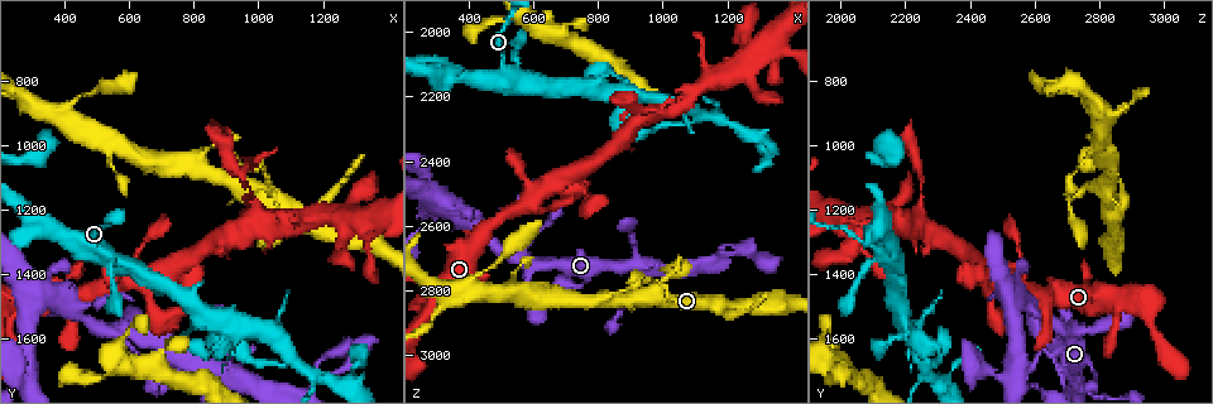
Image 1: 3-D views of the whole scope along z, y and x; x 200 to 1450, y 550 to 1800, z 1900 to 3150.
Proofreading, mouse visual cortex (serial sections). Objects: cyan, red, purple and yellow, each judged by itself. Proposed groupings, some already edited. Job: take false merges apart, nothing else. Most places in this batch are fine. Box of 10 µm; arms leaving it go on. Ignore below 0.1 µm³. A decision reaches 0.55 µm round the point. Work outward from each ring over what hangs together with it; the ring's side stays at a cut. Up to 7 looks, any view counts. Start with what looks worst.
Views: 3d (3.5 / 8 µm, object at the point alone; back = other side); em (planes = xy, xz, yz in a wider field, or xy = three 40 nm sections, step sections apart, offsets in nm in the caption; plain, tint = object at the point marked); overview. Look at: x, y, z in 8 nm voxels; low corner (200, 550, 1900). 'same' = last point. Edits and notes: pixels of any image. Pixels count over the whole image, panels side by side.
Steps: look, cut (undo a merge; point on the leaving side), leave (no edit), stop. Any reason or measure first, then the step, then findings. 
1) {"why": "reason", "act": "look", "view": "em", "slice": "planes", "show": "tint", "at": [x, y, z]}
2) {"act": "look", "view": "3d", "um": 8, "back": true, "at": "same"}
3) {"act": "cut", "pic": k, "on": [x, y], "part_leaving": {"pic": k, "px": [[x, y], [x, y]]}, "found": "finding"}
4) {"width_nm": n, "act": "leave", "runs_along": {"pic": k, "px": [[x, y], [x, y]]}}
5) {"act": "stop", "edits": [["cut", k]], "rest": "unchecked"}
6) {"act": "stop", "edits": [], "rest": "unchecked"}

{"why": "four-way junction", "act": "look", "view": "em", "slice": "xy", "step": 1, "show": "tint", "at": [400, 920, 2800]}

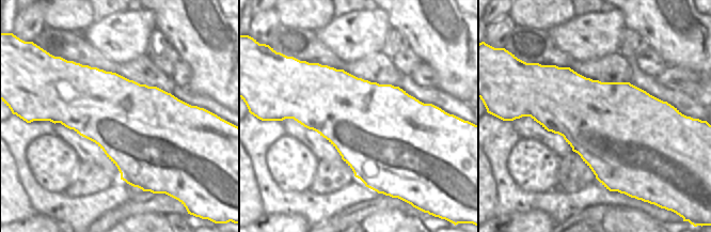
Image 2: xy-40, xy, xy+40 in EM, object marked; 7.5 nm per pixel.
{"why": "see where the arms go", "act": "look", "view": "3d", "um": 3.5, "at": "same"}

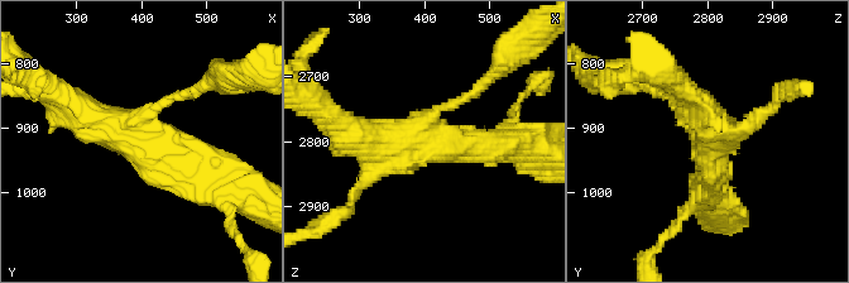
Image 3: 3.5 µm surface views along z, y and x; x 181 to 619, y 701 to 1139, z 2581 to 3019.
{"arm_widths_nm": [150, 250, 450, 450], "act": "leave", "runs_along": {"pic": 3, "px": [[219, 183], [76, 105]]}, "found": "all the same cell"}

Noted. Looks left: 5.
{"why": "small branch off a trunk", "act": "look", "view": "3d", "um": 3.5, "at": [290, 1710, 2530]}

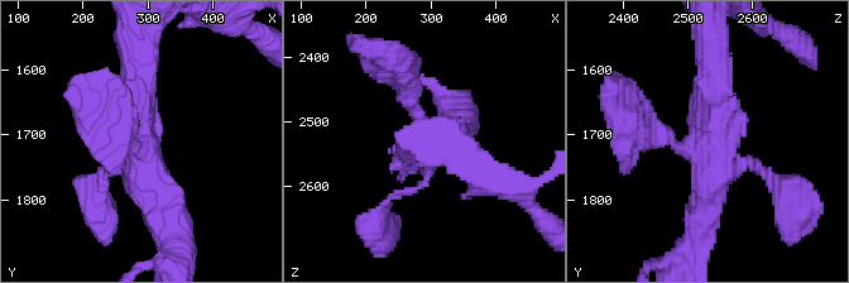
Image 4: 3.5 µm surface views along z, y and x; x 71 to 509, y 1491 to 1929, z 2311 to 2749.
{"arms": 4, "arm_widths_nm": [100, 250, 350, 400], "act": "look", "view": "em", "slice": "xy", "step": 1, "show": "tint", "at": [285, 1715, 2535]}

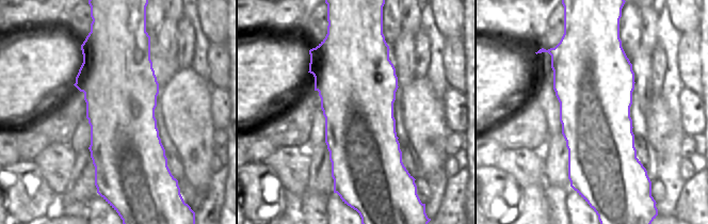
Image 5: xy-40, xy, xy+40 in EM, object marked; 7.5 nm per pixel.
{"act": "leave", "runs_along": {"pic": 4, "px": [[711, 56], [703, 149], [641, 126]]}, "found": "continuous, no second cell"}

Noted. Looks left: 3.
{"why": "sharp bend", "act": "look", "view": "3d", "um": 3.5, "at": [730, 1410, 2460]}

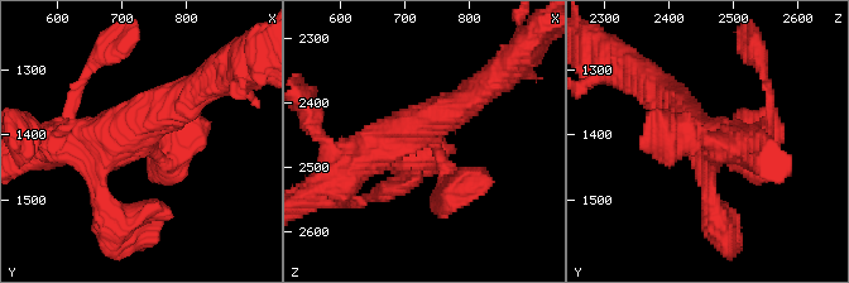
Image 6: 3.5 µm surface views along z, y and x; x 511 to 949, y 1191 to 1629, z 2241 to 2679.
{"arms": 4, "arm_widths_nm": [200, 200, 400, 500], "why": "shape alone is not enough", "act": "look", "view": "em", "slice": "xy", "step": 2, "show": "tint", "at": [735, 1415, 2455]}

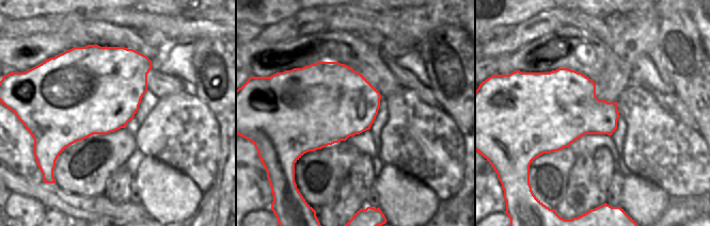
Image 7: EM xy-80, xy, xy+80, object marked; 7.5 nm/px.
{"act": "leave", "runs_along": {"pic": 6, "px": [[344, 168], [479, 91]]}, "found": "continuous, no second cell"}

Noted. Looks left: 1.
{"act": "stop", "edits": [], "rest": "unchecked"}

